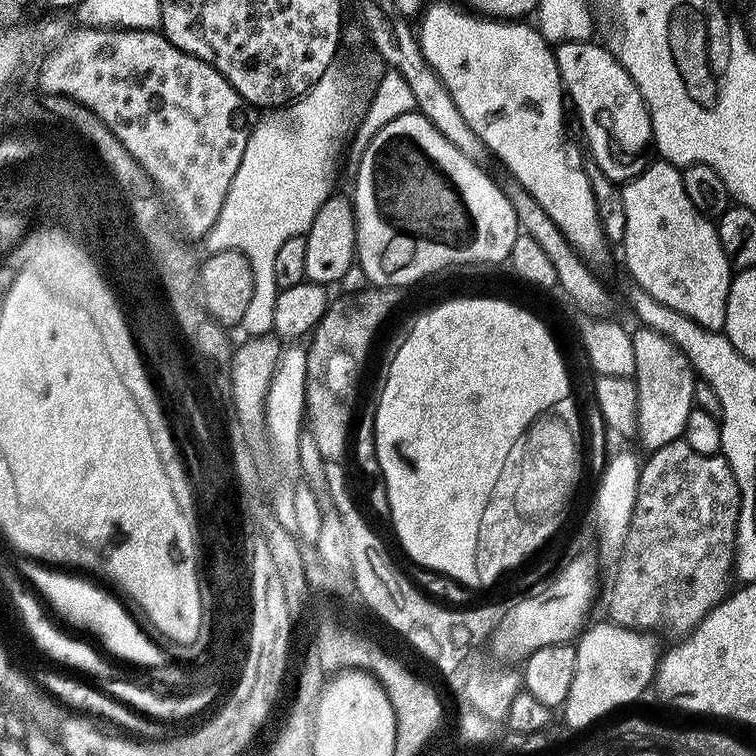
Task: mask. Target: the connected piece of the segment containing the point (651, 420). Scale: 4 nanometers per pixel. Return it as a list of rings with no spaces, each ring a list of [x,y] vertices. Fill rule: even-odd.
[[[649,328],[637,329],[632,332],[637,388],[636,436],[644,450],[651,450],[683,437],[687,419],[694,409],[698,380],[686,354],[674,342]]]

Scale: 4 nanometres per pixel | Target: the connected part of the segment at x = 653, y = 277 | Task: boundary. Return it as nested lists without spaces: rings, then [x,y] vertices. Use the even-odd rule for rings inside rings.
[[[663,158],[653,159],[647,168],[623,185],[620,197],[626,210],[626,234],[622,241],[624,264],[632,275],[631,279],[646,290],[646,294],[686,314],[698,322],[698,326],[711,332],[723,332],[734,269],[726,254],[722,254],[715,223],[690,202],[683,186],[681,169]]]

